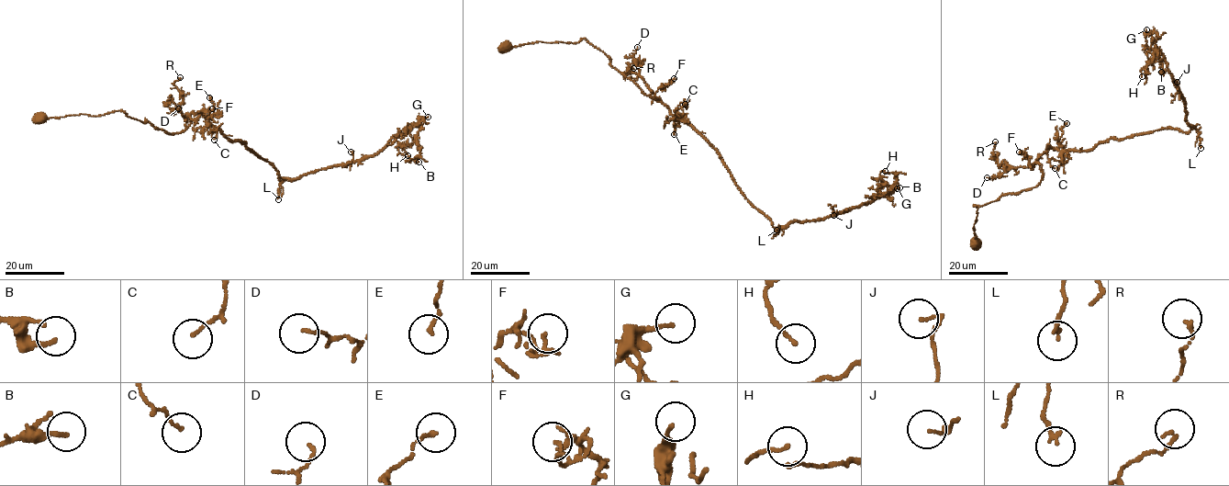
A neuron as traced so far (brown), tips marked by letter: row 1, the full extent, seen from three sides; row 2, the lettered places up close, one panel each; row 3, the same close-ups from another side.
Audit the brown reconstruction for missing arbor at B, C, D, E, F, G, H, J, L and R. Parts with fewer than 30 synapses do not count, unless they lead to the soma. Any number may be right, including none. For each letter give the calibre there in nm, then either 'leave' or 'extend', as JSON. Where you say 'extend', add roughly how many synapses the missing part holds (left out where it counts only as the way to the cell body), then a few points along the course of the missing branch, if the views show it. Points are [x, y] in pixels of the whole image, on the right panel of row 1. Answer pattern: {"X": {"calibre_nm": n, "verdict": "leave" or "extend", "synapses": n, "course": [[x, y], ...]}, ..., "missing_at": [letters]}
{"B": {"calibre_nm": 180, "verdict": "leave"}, "C": {"calibre_nm": 100, "verdict": "leave"}, "D": {"calibre_nm": 90, "verdict": "leave"}, "E": {"calibre_nm": 140, "verdict": "leave"}, "F": {"calibre_nm": 140, "verdict": "leave"}, "G": {"calibre_nm": 140, "verdict": "leave"}, "H": {"calibre_nm": 130, "verdict": "leave"}, "J": {"calibre_nm": 110, "verdict": "leave"}, "L": {"calibre_nm": 140, "verdict": "leave"}, "R": {"calibre_nm": 140, "verdict": "leave"}, "missing_at": []}

